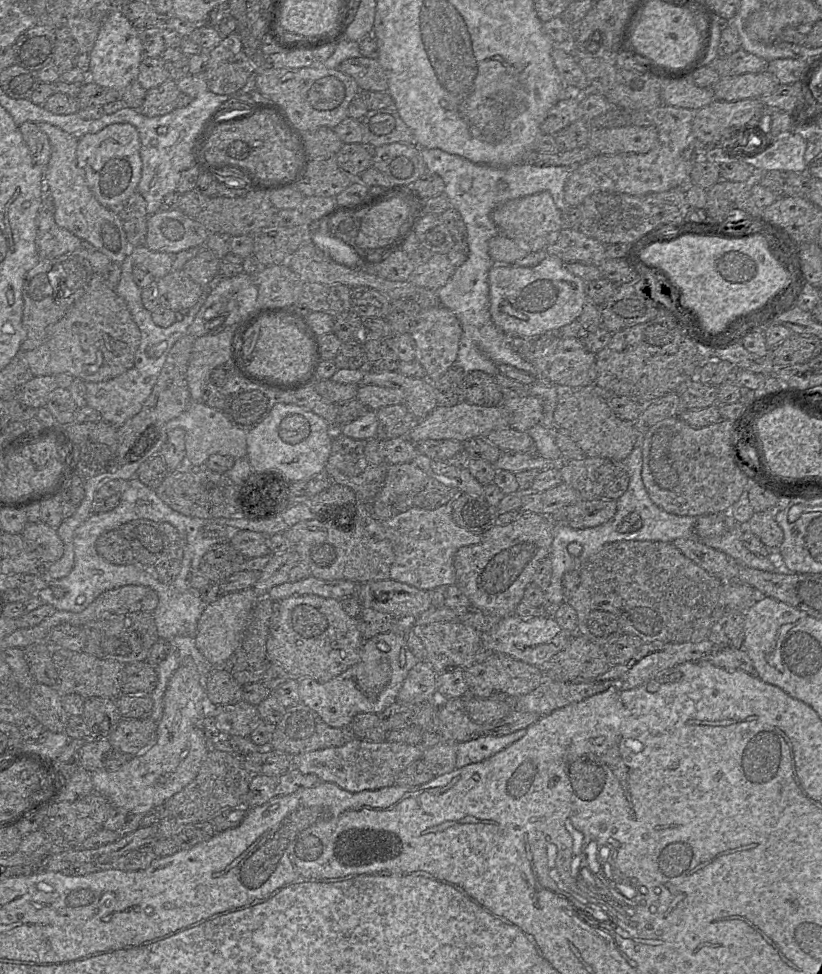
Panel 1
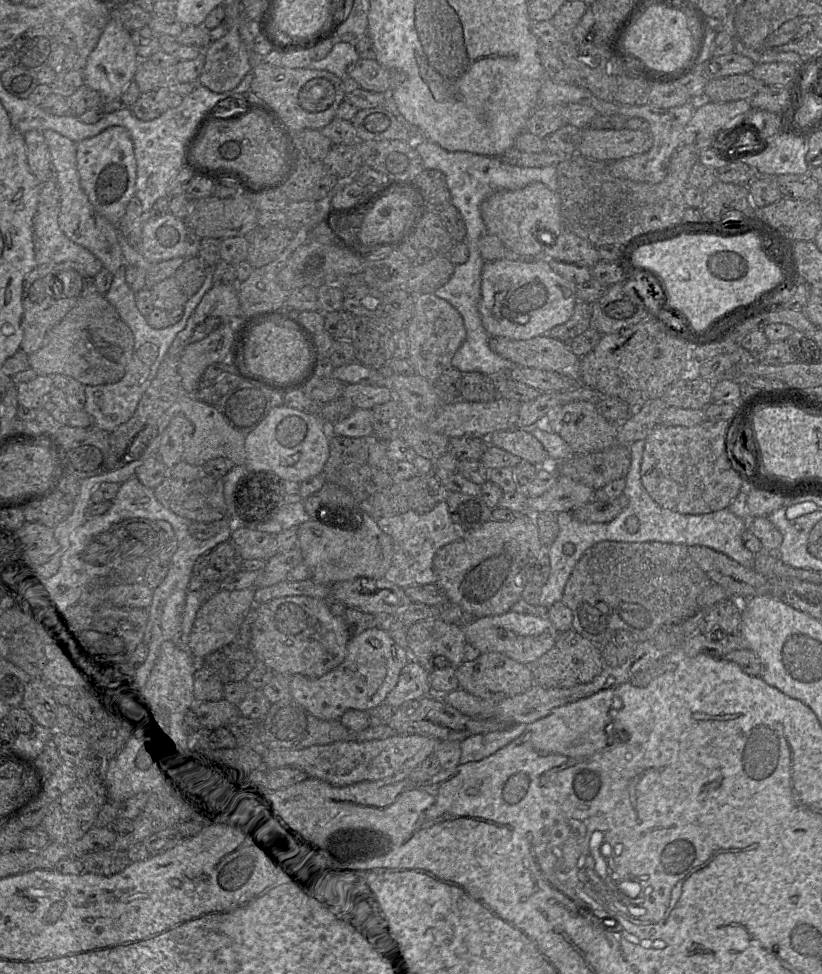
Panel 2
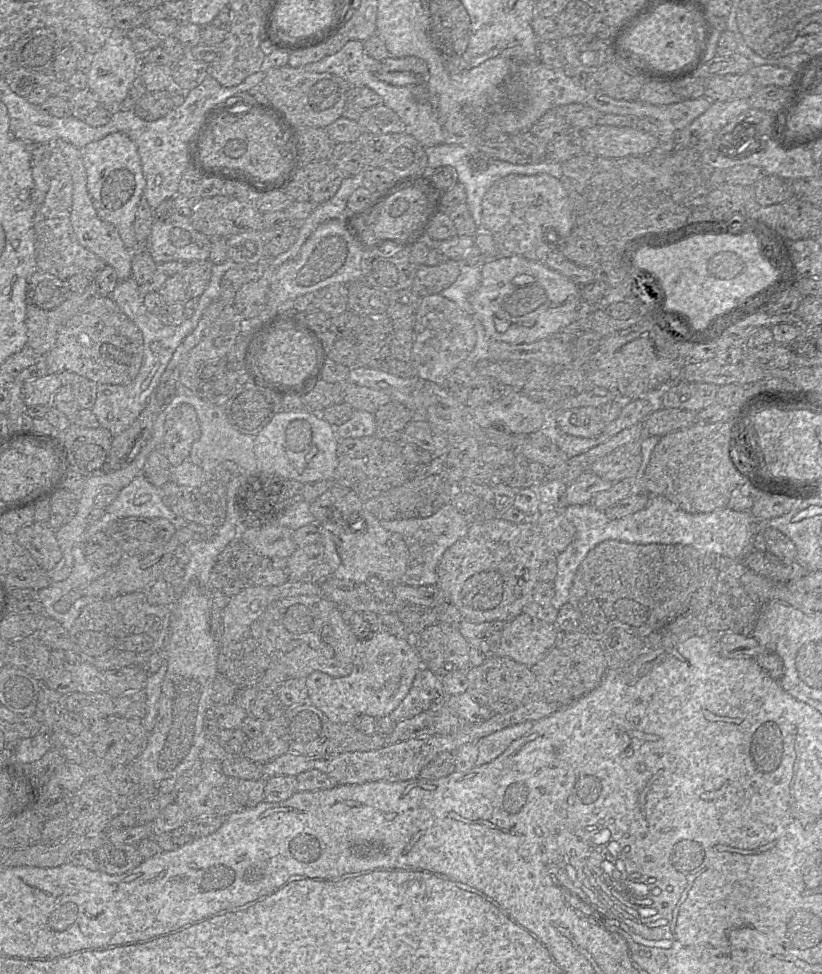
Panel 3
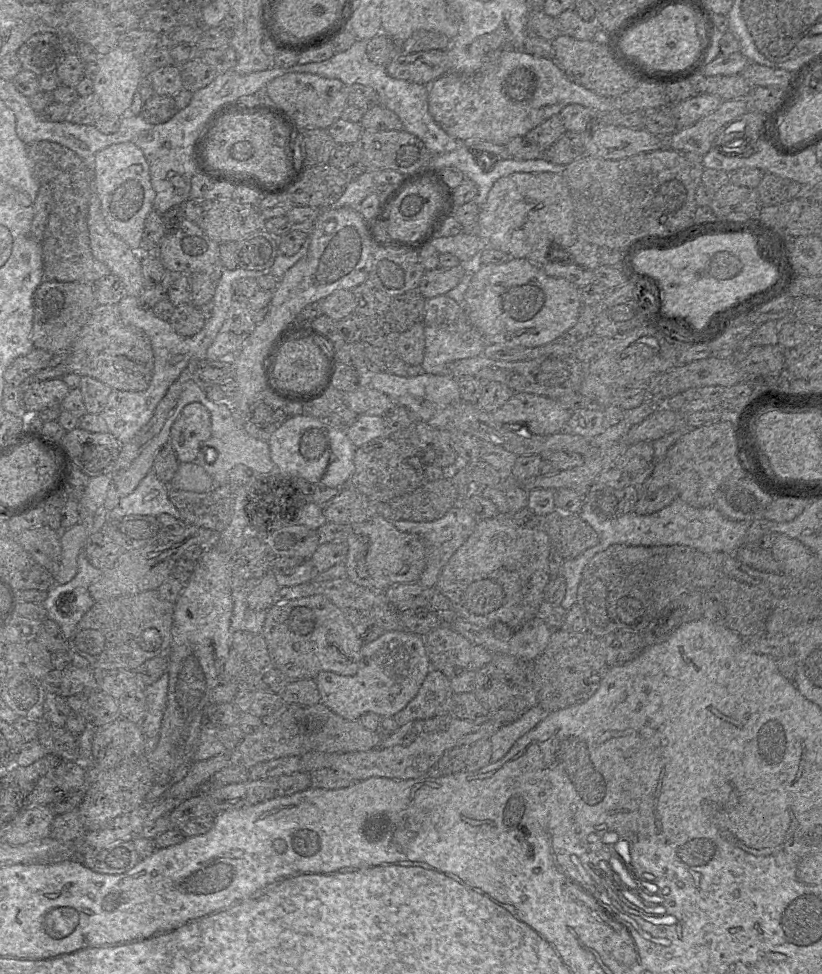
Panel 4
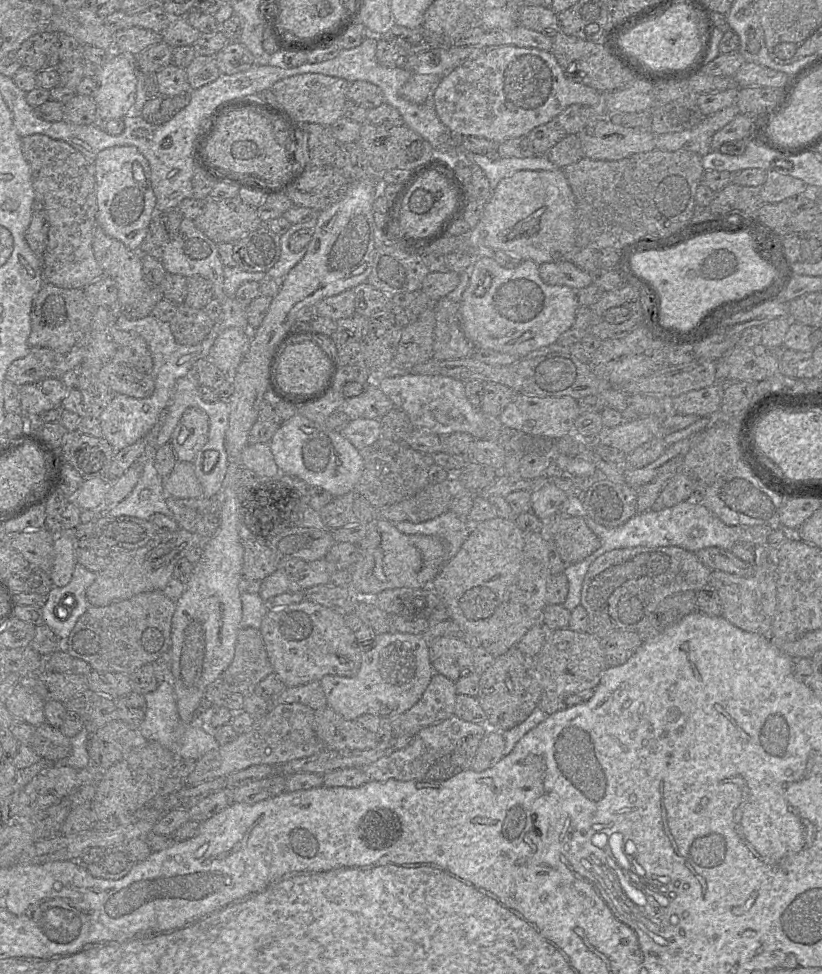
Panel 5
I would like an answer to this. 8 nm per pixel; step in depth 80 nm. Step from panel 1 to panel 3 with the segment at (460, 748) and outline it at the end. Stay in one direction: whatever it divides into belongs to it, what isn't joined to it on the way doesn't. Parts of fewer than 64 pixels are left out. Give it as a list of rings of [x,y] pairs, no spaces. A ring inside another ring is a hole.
[[[525,721],[508,726],[479,739],[476,742],[478,748],[476,766],[489,763],[500,756],[512,742],[527,734],[534,722],[537,721]]]

